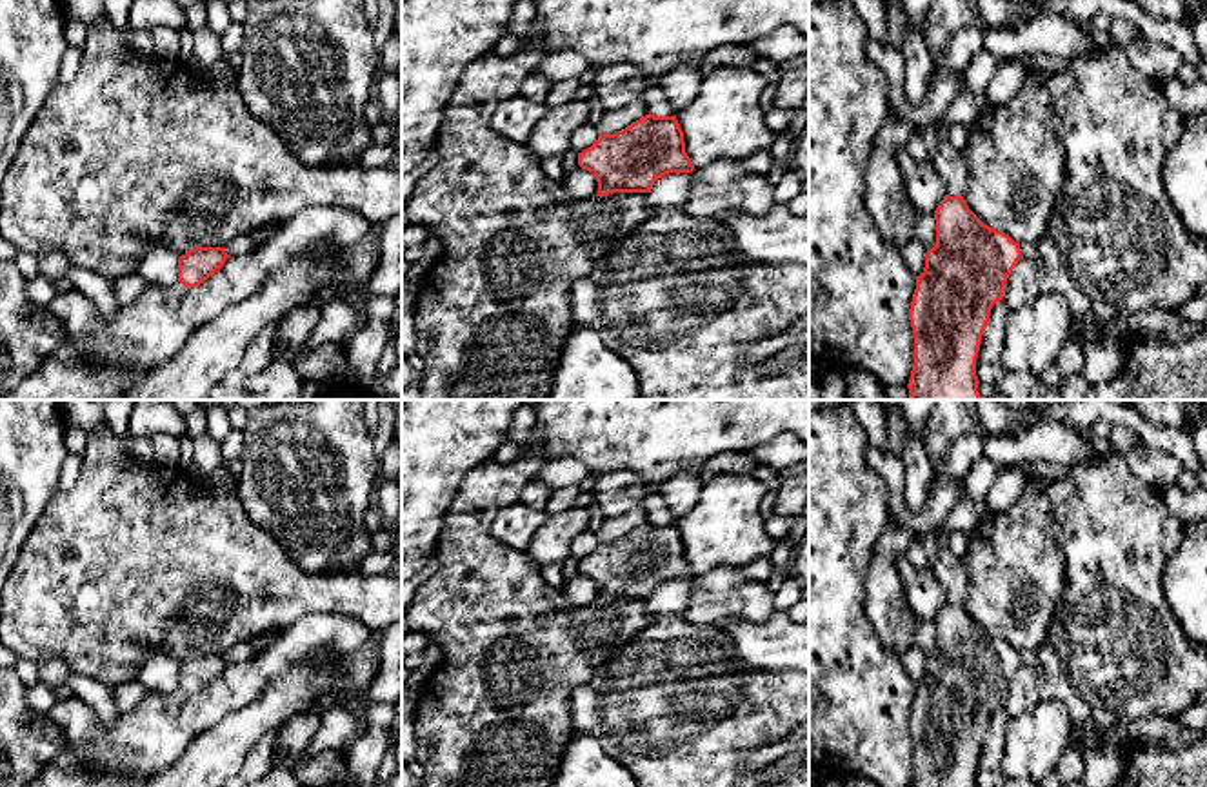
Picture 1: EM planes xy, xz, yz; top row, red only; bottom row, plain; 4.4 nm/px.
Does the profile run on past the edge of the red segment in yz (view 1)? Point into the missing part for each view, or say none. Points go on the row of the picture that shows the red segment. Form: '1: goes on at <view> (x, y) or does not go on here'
1: does not go on here

